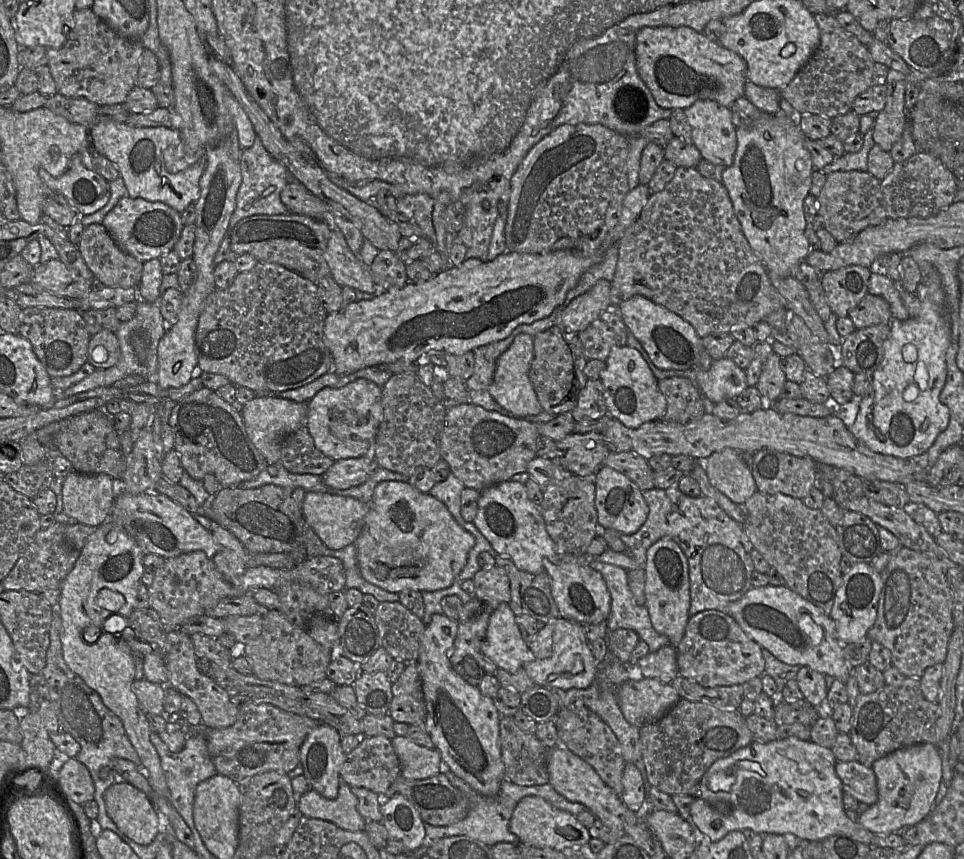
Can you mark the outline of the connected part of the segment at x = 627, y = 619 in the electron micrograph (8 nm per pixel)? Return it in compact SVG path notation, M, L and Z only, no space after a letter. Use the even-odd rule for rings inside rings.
M589 558L589 565L598 571L604 578L611 596L611 611L607 618L609 631L620 628L631 629L637 632L640 639L649 646L650 652L656 652L660 648L669 645L668 637L658 633L651 622L648 609L645 605L638 605L628 584L628 571L622 567L597 561Z

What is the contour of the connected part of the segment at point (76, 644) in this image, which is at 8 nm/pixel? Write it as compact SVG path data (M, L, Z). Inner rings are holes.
M111 513L108 520L87 538L73 569L60 587L61 642L67 666L96 691L103 703L120 718L130 742L140 757L141 770L145 772L155 792L169 799L169 789L160 757L150 740L150 733L154 730L133 690L135 666L132 660L133 651L128 641L119 633L104 630L95 642L87 642L84 639L84 631L88 627L103 629L105 620L112 614L119 614L129 621L136 609L138 587L145 571L144 555L144 550L125 530L120 519ZM103 588L117 591L125 597L125 604L117 612L111 612L98 605L97 595Z

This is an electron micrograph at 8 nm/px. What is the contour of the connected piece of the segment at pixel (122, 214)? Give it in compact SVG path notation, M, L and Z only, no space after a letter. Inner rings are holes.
M123 196L117 204L106 214L102 225L126 253L142 263L151 259L159 259L174 246L180 238L182 228L179 212L162 202L151 202L143 198Z

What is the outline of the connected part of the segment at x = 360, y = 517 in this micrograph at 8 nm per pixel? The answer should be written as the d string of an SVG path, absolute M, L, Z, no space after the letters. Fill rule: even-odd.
M306 492L302 512L307 524L329 549L341 550L356 542L369 507L369 504L365 504L353 497Z

